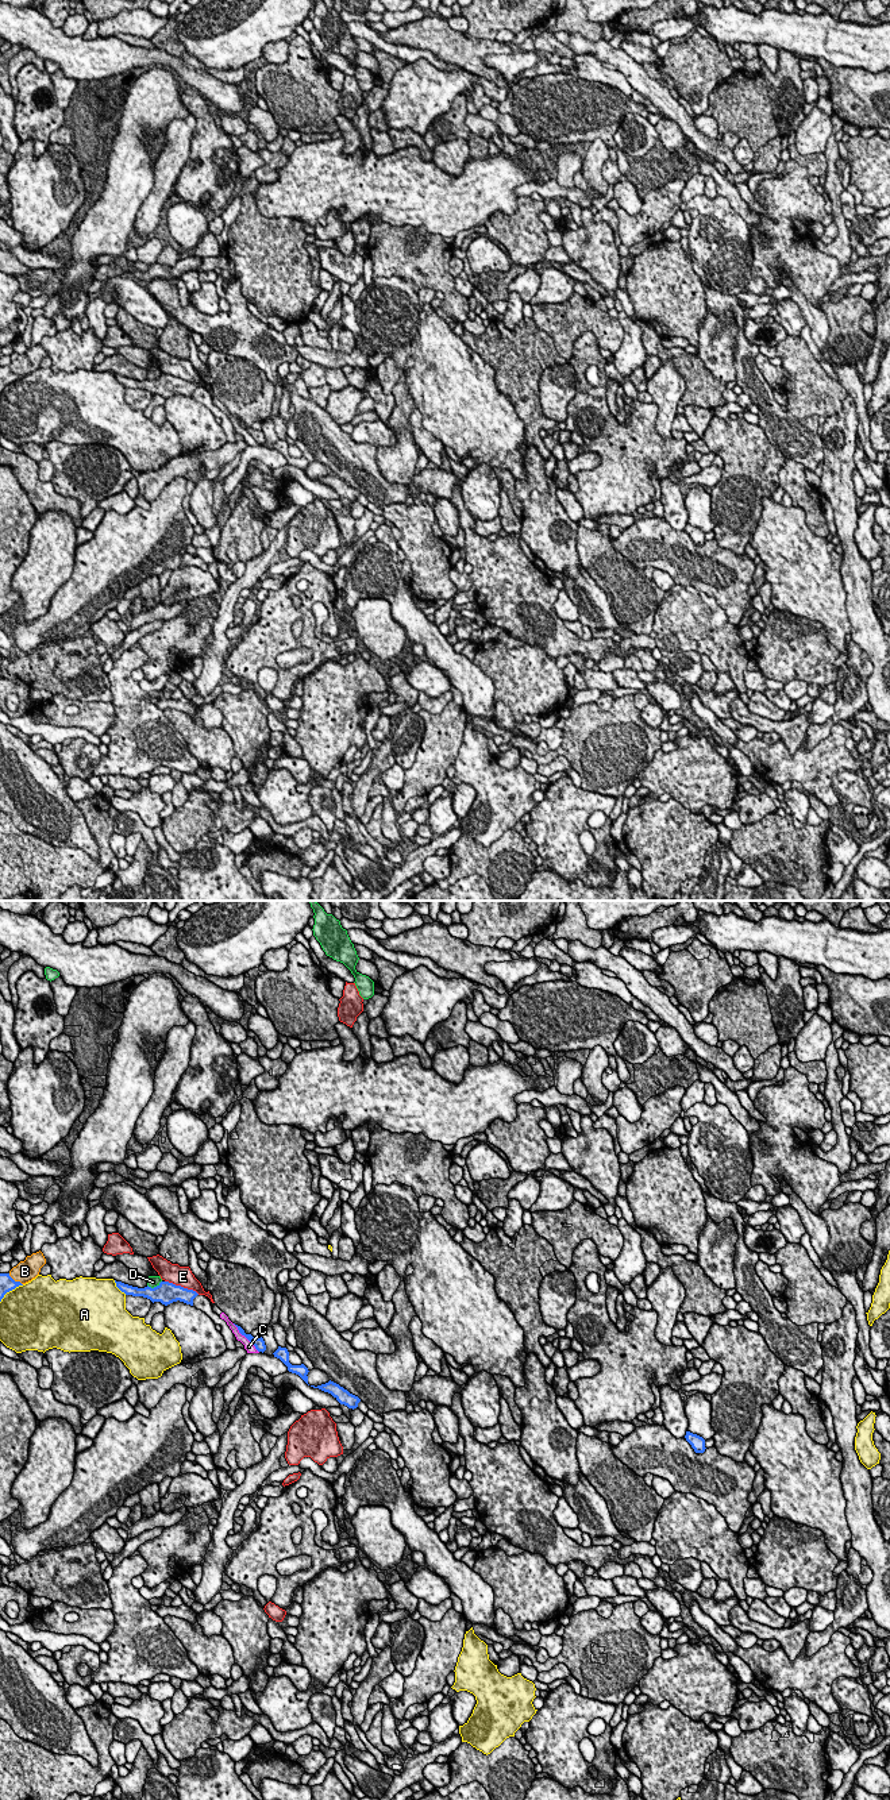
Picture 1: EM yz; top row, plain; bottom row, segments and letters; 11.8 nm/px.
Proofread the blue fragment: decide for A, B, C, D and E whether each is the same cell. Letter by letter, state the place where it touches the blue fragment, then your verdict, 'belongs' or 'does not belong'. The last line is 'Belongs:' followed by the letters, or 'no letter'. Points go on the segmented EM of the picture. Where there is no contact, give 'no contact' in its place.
A: yz (119, 1288) | does not belong
B: yz (14, 1280) | does not belong
C: yz (246, 1337) | does not belong
D: yz (154, 1287) | does not belong
E: yz (182, 1287) | does not belong
Belongs: no letter

